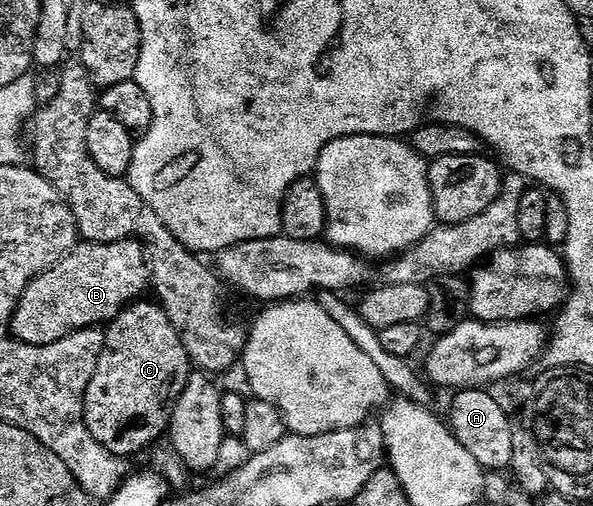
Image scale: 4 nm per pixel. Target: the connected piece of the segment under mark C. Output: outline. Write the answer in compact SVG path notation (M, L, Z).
M141 300L125 306L113 322L104 330L104 347L96 358L94 376L86 388L84 397L84 423L90 428L90 436L119 458L131 459L132 454L140 454L147 446L155 444L168 433L178 396L186 388L186 380L193 374L192 361L188 359L180 333L170 324L170 316L155 301Z

